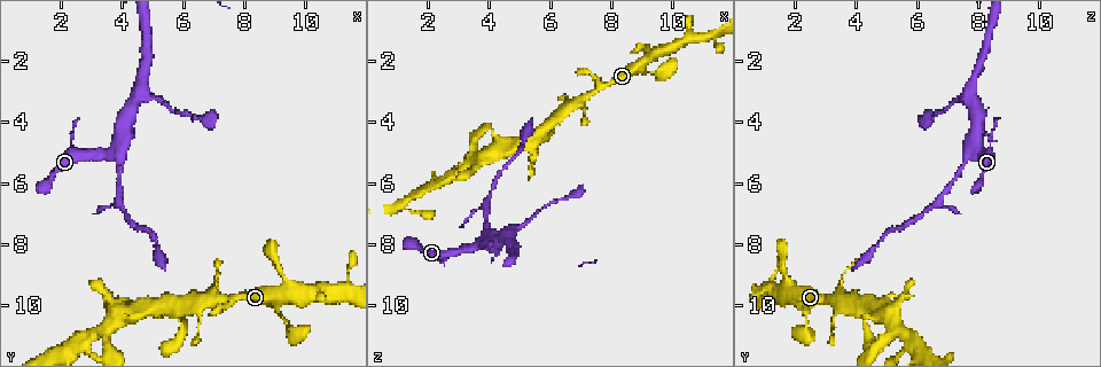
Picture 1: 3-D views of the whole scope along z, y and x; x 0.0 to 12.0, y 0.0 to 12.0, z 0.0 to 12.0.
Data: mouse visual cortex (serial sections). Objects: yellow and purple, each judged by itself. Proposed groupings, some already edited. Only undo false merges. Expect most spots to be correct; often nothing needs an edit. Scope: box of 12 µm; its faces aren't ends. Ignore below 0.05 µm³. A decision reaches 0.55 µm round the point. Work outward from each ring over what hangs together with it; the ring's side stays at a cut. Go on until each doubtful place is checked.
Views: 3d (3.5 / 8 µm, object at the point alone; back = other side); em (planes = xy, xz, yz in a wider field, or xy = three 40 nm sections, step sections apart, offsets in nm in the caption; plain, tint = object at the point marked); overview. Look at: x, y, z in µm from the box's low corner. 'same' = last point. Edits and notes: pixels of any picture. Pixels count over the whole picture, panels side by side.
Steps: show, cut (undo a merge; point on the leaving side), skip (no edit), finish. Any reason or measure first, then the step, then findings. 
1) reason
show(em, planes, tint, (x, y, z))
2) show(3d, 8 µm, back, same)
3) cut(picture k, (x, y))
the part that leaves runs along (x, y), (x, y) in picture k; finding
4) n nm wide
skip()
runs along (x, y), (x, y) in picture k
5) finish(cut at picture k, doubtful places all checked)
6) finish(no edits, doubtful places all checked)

four-way junction
show(3d, 3.5 µm, back, (2.8, 11.3, 5.6))

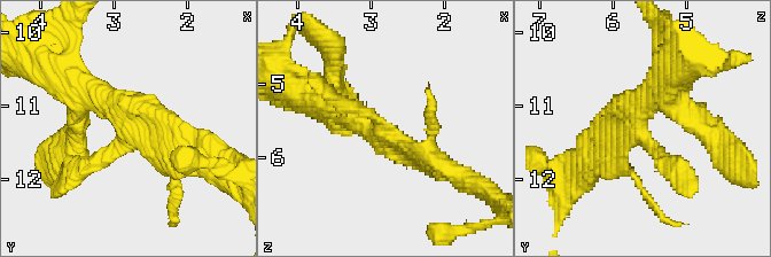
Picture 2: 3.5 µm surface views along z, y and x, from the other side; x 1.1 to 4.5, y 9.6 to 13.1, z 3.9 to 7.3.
show(em, xy, step 2, tint, (2.85, 11.25, 5.65))

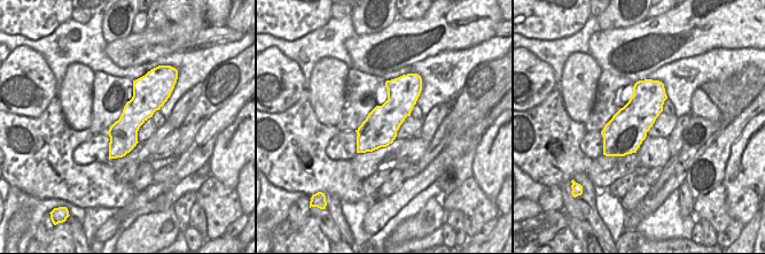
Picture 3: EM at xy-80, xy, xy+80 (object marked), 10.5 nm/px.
show(em, xy, step 3, tint, same)

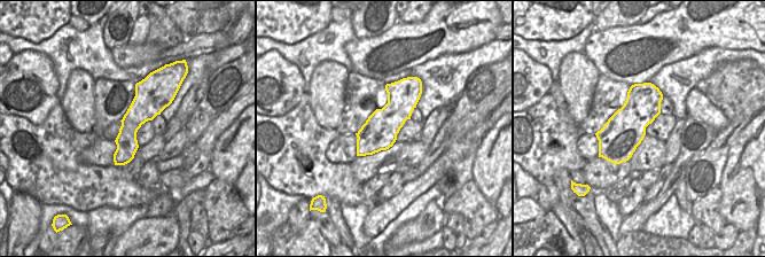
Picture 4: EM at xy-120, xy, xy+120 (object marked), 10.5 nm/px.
skip()
runs along (71, 79), (184, 160) in picture 2; one cell here

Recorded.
thick turns thin
show(3d, 3.5 µm, (9.4, 10.6, 2.4))

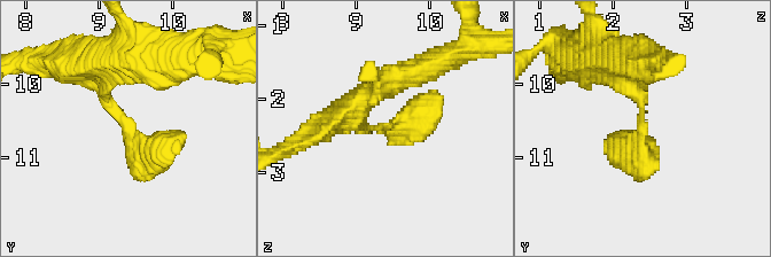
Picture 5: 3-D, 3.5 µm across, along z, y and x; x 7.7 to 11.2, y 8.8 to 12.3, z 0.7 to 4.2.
skip()
runs along (92, 63), (102, 95), (152, 148), (184, 138) in picture 5; all the same cell

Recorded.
a fork
show(3d, 8 µm, (4.5, 3.1, 7.7))

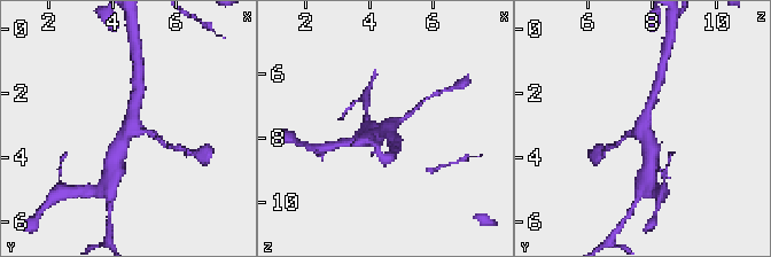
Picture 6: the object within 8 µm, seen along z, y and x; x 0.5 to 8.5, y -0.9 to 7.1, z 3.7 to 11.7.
show(3d, 3.5 µm, (4.5, 3.1, 7.7))

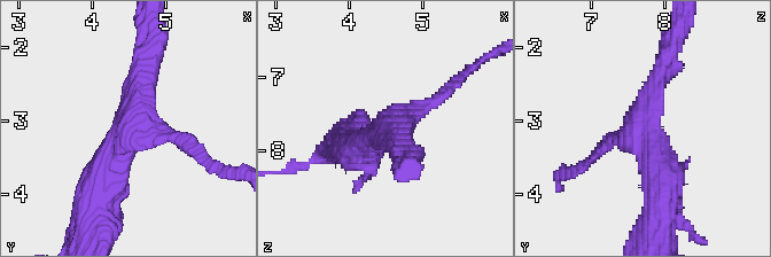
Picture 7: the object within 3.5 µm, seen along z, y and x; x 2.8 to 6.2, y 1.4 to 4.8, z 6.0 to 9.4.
3 arms; arms of 150, 300, 500 nm
show(em, xy, step 3, tint, (4.50, 3.20, 7.65))

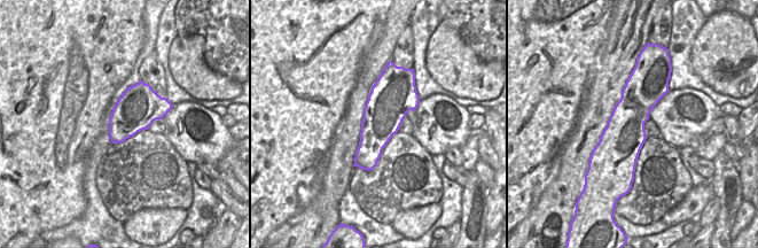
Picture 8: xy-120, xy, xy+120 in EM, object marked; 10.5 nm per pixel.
skip()
runs along (99, 199), (148, 68) in picture 7; continuous, no second cell

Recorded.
finish(no edits, doubtful places all checked)

